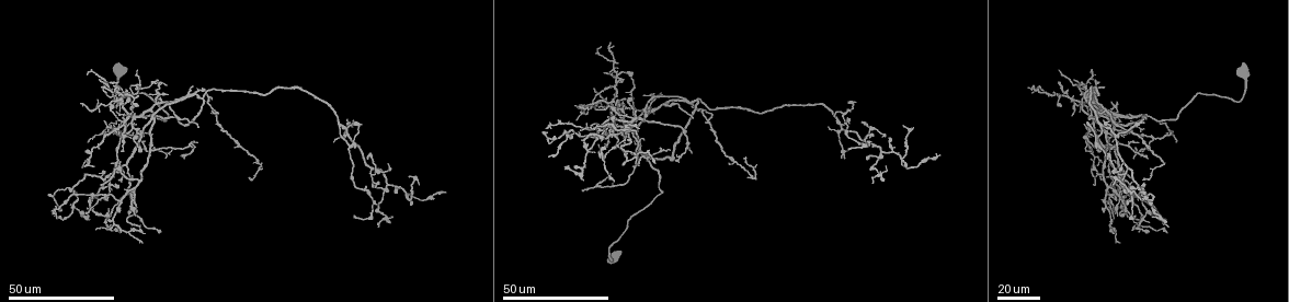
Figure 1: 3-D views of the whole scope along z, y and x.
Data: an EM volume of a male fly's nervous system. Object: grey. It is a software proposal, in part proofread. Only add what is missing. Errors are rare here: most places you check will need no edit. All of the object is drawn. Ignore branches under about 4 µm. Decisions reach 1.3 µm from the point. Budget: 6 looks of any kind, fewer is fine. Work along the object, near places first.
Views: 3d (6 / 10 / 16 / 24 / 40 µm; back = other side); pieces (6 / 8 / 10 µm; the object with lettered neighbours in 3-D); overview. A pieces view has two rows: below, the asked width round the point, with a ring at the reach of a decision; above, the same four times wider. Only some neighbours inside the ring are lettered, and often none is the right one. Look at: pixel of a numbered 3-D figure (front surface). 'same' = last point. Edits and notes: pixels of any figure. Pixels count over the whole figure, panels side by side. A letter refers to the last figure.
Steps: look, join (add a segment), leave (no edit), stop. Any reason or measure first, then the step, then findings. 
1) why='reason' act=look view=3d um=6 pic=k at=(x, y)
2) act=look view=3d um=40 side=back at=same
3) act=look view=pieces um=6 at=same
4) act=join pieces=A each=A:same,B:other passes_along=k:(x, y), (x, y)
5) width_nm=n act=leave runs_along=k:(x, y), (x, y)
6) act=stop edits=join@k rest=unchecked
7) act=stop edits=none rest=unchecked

why='long arm stops here' act=look view=3d um=40 pic=1 at=(200, 126)

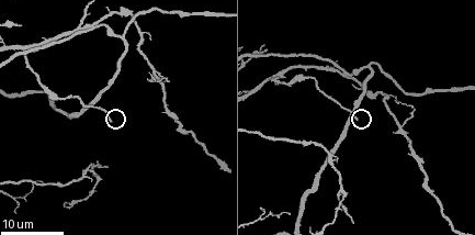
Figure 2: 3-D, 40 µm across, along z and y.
act=look view=pieces um=8 pic=2 at=(112, 120)

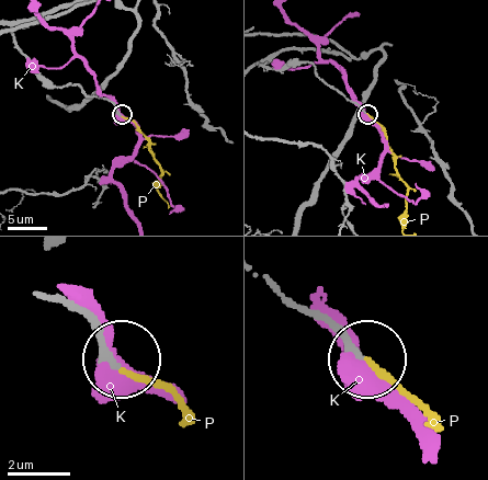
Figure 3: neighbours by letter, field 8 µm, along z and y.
act=join pieces=P each=K:other,P:same passes_along=3:(55, 295), (86, 319), (115, 363), (149, 376), (178, 404) found='the neuron continues'

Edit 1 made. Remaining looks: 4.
act=look view=overview

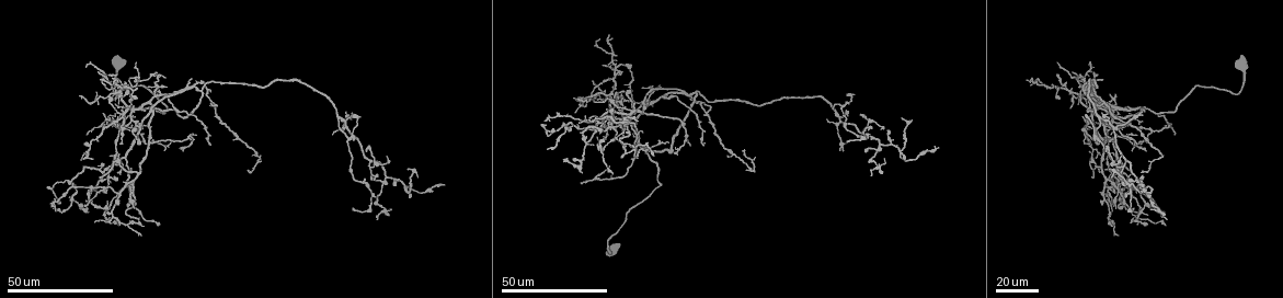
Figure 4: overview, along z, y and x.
act=look view=3d um=40 pic=4 at=(742, 151)

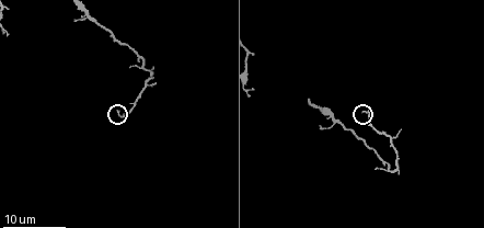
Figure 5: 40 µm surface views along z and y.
act=look view=pieces um=8 pic=5 at=(364, 111)

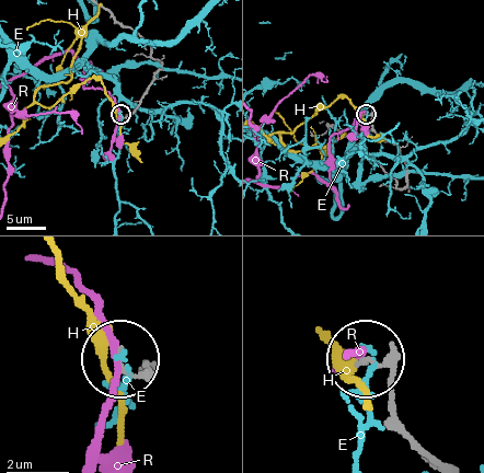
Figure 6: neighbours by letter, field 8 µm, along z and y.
width_nm=130 act=leave each=E:other,H:other,R:other found='no lettered segment goes on from it'

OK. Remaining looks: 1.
act=stop edits=join@3 rest=unchecked

